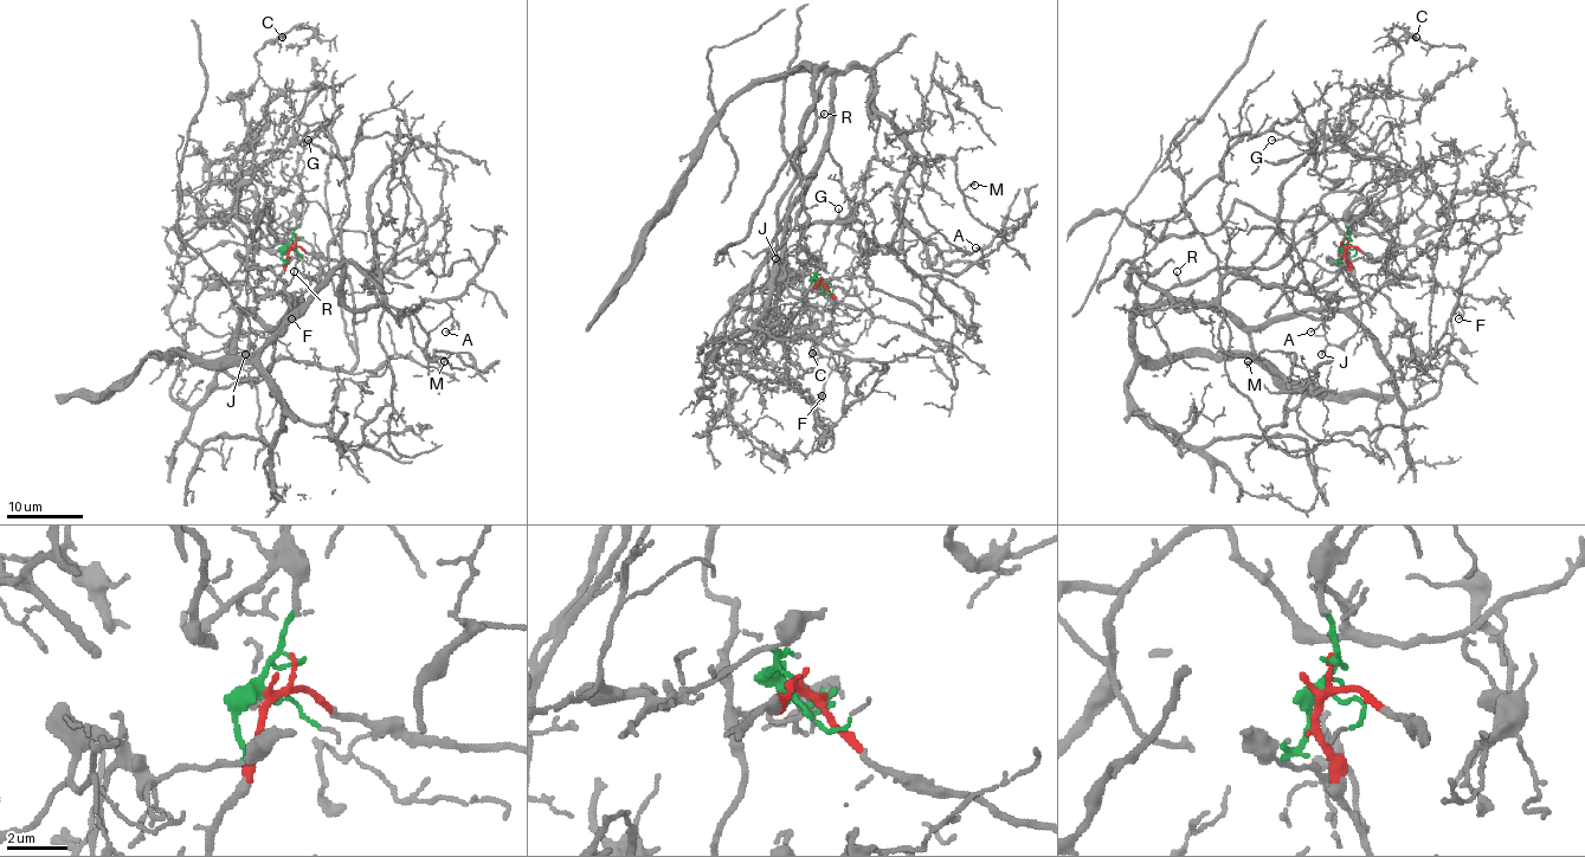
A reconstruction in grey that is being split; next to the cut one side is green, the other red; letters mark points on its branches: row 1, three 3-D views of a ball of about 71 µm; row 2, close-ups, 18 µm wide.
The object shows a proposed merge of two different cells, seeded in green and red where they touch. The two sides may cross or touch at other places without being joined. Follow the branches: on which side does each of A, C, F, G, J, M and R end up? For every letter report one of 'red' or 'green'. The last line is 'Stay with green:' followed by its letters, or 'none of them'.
A: red
C: green
F: green
G: red
J: green
M: red
R: red
Stay with green: C, F, J

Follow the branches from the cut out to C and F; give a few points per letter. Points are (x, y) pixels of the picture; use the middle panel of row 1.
C: (818, 283), (771, 279), (787, 216), (766, 256), (771, 271), (785, 256), (774, 315), (812, 353)
F: (818, 283), (810, 274), (791, 284), (753, 289), (732, 315), (734, 336), (749, 353), (812, 405), (822, 395)

